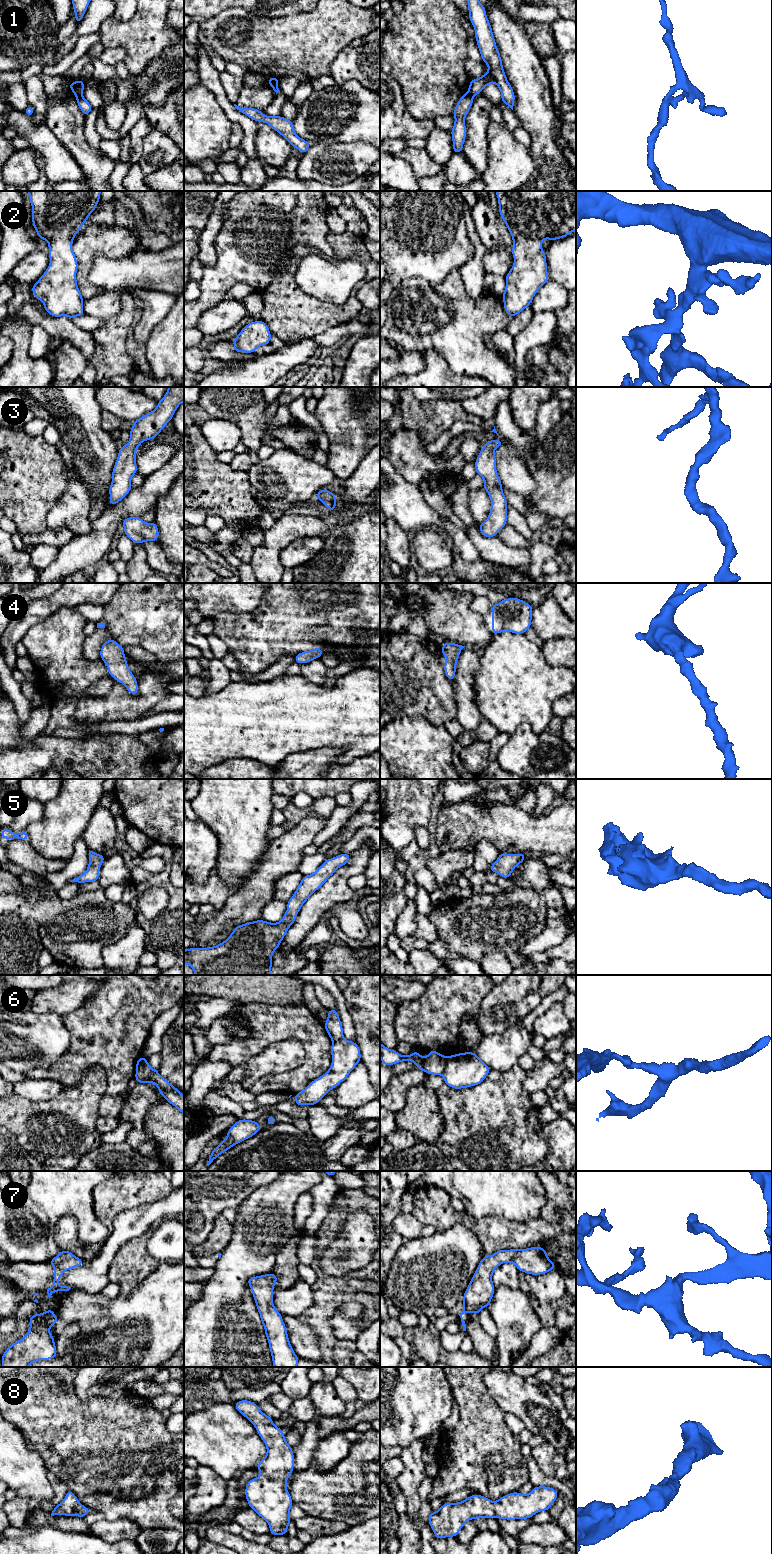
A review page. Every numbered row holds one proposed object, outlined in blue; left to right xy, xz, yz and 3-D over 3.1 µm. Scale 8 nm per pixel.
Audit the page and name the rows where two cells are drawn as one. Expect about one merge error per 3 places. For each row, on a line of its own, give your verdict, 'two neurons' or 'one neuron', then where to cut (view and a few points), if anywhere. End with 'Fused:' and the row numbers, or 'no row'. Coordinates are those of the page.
1: two neurons; cut in xy along (76, 95), (81, 96)
2: one neuron; no cut
3: one neuron; no cut
4: one neuron; no cut
5: one neuron; no cut
6: two neurons; cut in yz along (446, 1057), (445, 1069), (441, 1074)
7: one neuron; no cut
8: one neuron; no cut
Fused: 1, 6

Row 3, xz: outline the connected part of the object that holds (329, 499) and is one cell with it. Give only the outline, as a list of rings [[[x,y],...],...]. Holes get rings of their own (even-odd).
[[[327,488],[321,489],[316,494],[316,499],[320,499],[321,502],[331,511],[333,512],[336,507],[337,497],[334,493],[330,492]]]

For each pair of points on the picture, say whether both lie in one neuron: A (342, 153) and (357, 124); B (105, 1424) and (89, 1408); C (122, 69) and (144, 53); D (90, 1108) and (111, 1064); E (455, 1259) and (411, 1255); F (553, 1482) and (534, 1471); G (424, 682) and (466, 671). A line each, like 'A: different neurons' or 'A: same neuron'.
A: different neurons
B: same neuron
C: different neurons
D: different neurons
E: same neuron
F: same neuron
G: different neurons

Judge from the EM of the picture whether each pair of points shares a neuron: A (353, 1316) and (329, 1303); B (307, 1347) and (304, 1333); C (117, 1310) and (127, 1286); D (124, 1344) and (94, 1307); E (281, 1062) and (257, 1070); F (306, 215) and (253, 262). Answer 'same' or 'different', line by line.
A: different
B: same
C: different
D: same
E: same
F: same

